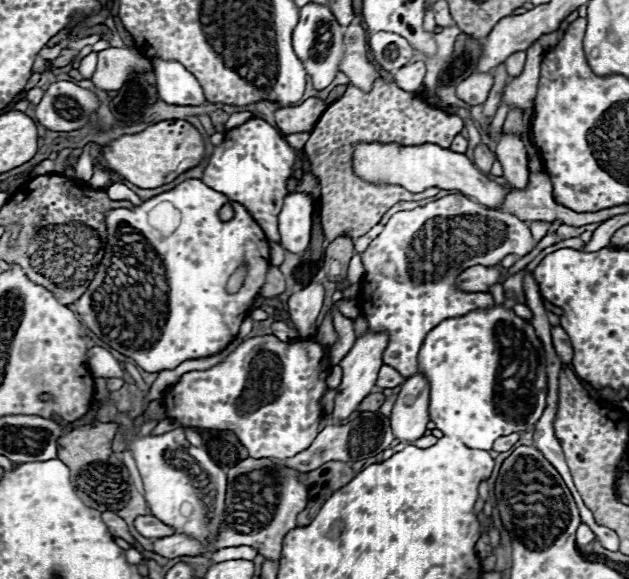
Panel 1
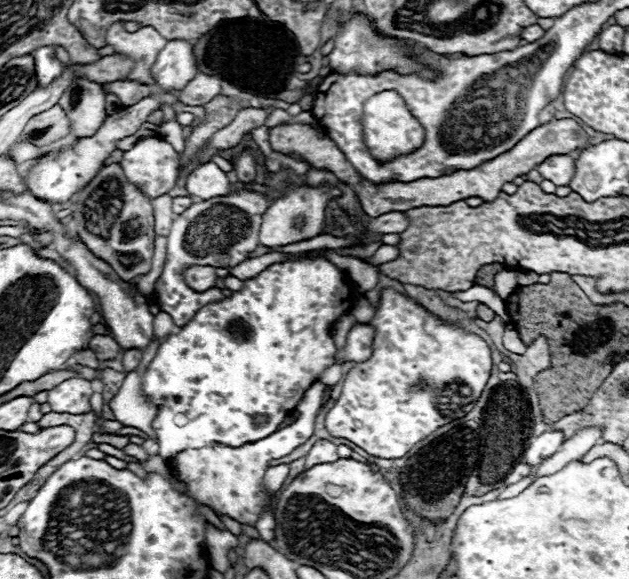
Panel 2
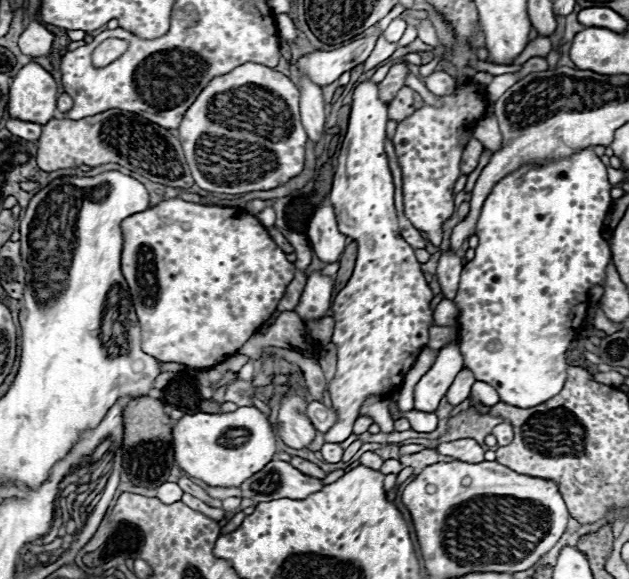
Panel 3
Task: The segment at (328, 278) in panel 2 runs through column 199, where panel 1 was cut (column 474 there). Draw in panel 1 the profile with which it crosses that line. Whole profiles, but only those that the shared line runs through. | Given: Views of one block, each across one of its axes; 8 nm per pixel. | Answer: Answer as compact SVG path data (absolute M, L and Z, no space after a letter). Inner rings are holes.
M504 306L438 324L420 348L418 368L430 382L430 420L444 436L460 438L468 448L492 450L496 438L528 430L546 408L542 342L528 320Z

